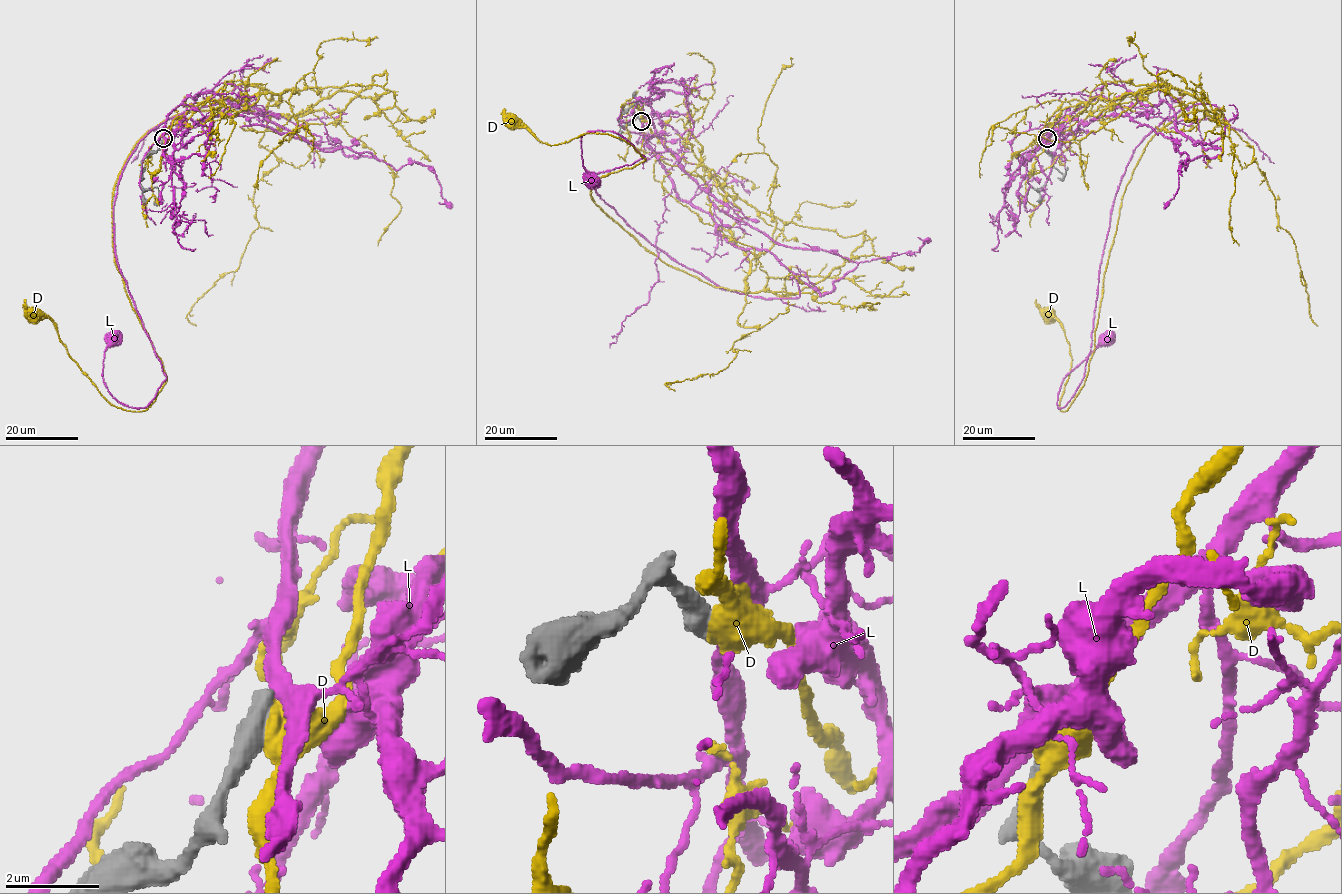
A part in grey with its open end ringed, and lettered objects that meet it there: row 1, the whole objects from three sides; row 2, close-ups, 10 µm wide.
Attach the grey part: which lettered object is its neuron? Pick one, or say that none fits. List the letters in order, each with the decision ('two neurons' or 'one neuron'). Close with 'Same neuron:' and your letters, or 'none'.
D: two neurons
L: two neurons
Same neuron: none

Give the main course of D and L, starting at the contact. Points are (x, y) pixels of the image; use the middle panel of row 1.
D: (641, 121), (705, 180), (745, 291), (662, 262), (592, 199), (645, 160), (626, 141), (549, 145), (510, 122)
L: (642, 121), (798, 297), (719, 288), (636, 232), (592, 187), (645, 156), (614, 131), (582, 136), (588, 180)

